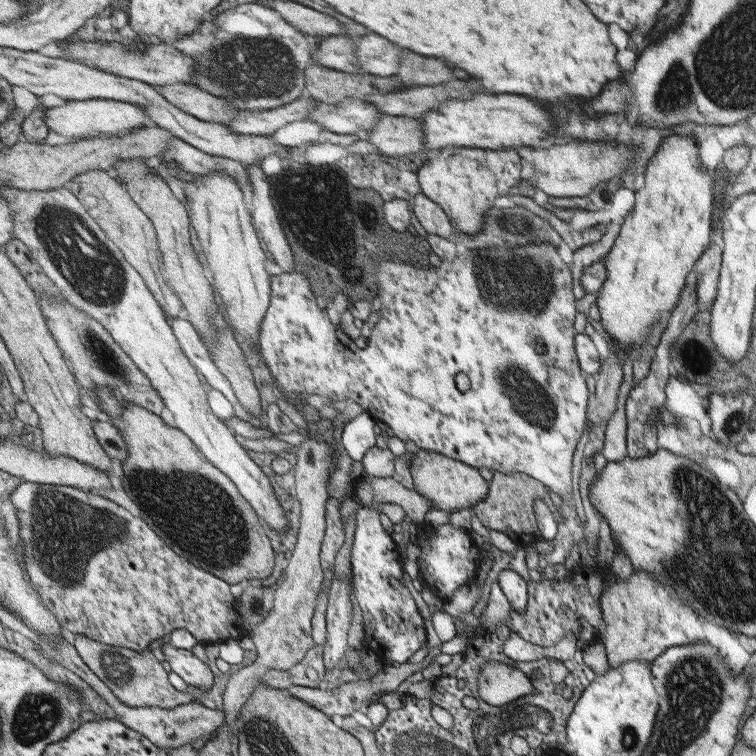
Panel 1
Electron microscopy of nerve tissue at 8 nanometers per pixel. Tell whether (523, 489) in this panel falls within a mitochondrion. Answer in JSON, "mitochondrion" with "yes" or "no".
{"mitochondrion":"no"}

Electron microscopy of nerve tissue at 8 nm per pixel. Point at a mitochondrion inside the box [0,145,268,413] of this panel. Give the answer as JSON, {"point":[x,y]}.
{"point":[75,249]}

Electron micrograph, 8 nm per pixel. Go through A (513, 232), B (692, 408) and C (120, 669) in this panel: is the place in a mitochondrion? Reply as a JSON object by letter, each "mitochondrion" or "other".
{"A":"mitochondrion","B":"other","C":"mitochondrion"}

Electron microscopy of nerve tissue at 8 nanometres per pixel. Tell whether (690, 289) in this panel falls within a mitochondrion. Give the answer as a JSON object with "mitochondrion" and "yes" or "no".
{"mitochondrion":"no"}

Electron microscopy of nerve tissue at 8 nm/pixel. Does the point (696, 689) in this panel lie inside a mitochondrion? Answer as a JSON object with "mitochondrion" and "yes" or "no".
{"mitochondrion":"yes"}

